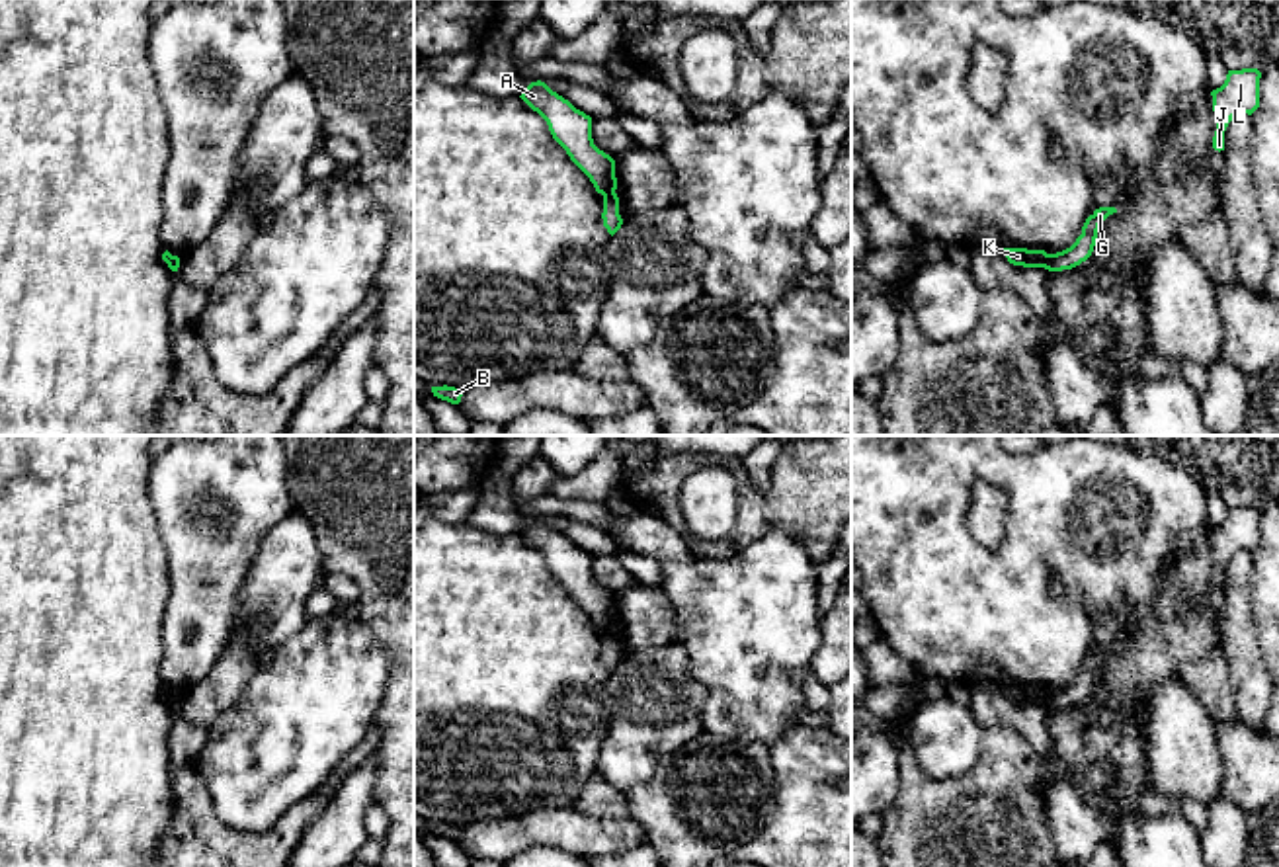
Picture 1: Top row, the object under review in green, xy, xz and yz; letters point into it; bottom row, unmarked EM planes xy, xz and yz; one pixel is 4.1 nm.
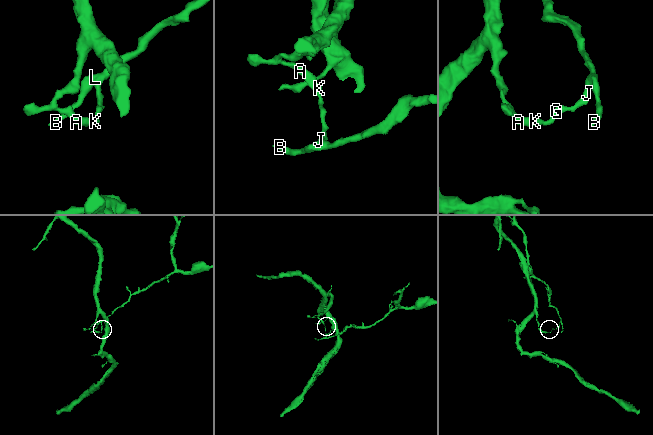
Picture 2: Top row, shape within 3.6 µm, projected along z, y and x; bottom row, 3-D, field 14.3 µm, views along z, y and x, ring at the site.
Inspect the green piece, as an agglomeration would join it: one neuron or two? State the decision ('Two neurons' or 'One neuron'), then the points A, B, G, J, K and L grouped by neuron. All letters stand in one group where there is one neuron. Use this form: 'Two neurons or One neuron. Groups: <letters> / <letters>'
Two neurons. Groups: A K / B G J L

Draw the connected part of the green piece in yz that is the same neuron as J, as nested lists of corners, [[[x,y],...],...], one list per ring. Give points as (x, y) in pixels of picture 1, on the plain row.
[[[1258,506],[1228,508],[1224,521],[1211,529],[1217,560],[1215,588],[1224,588],[1224,568],[1238,551],[1252,553],[1259,545],[1259,516]]]

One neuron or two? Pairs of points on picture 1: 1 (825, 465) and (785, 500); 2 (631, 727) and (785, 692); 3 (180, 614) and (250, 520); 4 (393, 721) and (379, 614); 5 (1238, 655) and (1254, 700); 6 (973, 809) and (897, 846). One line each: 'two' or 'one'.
1: one
2: two
3: one
4: one
5: one
6: one

